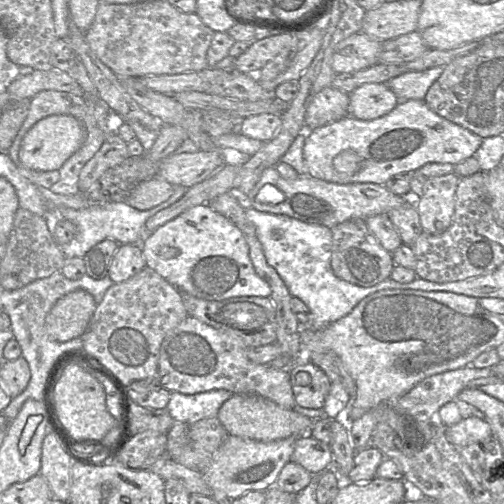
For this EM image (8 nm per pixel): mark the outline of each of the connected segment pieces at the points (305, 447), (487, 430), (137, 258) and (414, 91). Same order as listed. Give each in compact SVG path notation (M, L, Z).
M309 434L300 435L295 442L290 459L304 467L312 475L321 474L333 464L330 444L314 439Z
M478 417L463 418L457 424L444 428L447 440L457 448L486 440L492 437L492 429L489 423Z
M120 244L112 258L108 276L114 283L121 283L138 274L145 266L140 244Z
M445 66L423 71L407 71L389 80L388 87L398 100L424 100L430 86L443 73Z

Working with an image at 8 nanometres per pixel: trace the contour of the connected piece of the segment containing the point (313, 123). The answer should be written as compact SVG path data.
M332 86L322 89L314 96L306 110L306 130L313 130L346 117L349 103L348 93Z

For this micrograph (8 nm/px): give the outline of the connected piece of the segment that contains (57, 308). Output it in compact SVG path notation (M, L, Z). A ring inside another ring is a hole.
M83 289L72 291L57 300L45 319L46 332L56 342L81 338L96 309L94 297Z

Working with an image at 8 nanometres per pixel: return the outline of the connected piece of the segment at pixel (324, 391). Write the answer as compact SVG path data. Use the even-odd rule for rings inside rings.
M305 360L288 369L290 382L296 405L308 409L323 408L325 397L329 392L331 383L327 375L313 362ZM307 373L310 378L308 385L300 385L297 382L297 374Z

